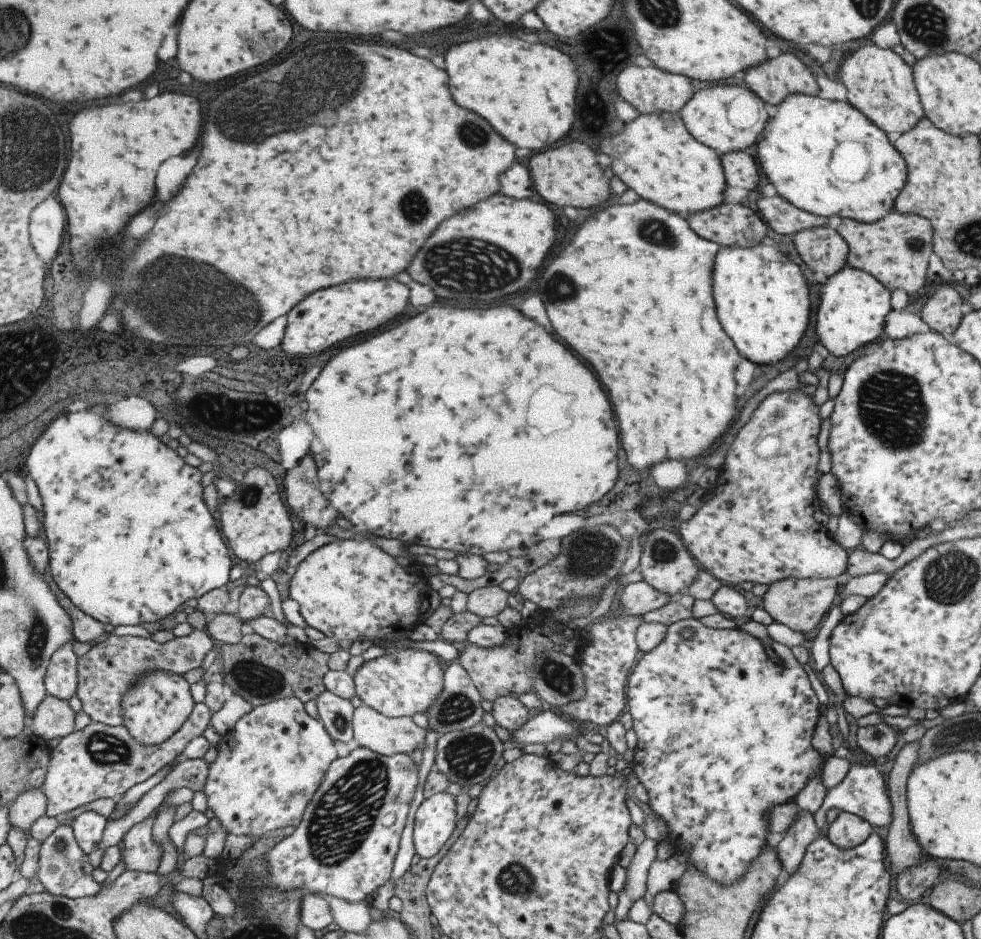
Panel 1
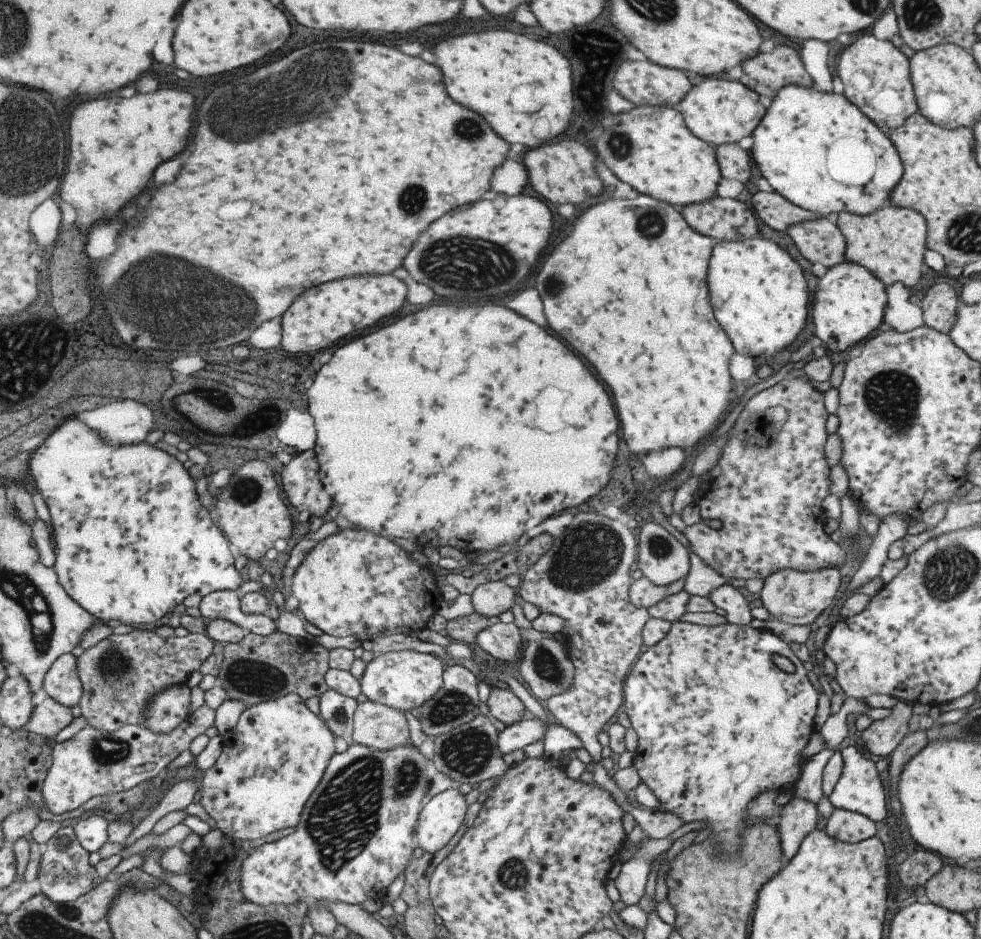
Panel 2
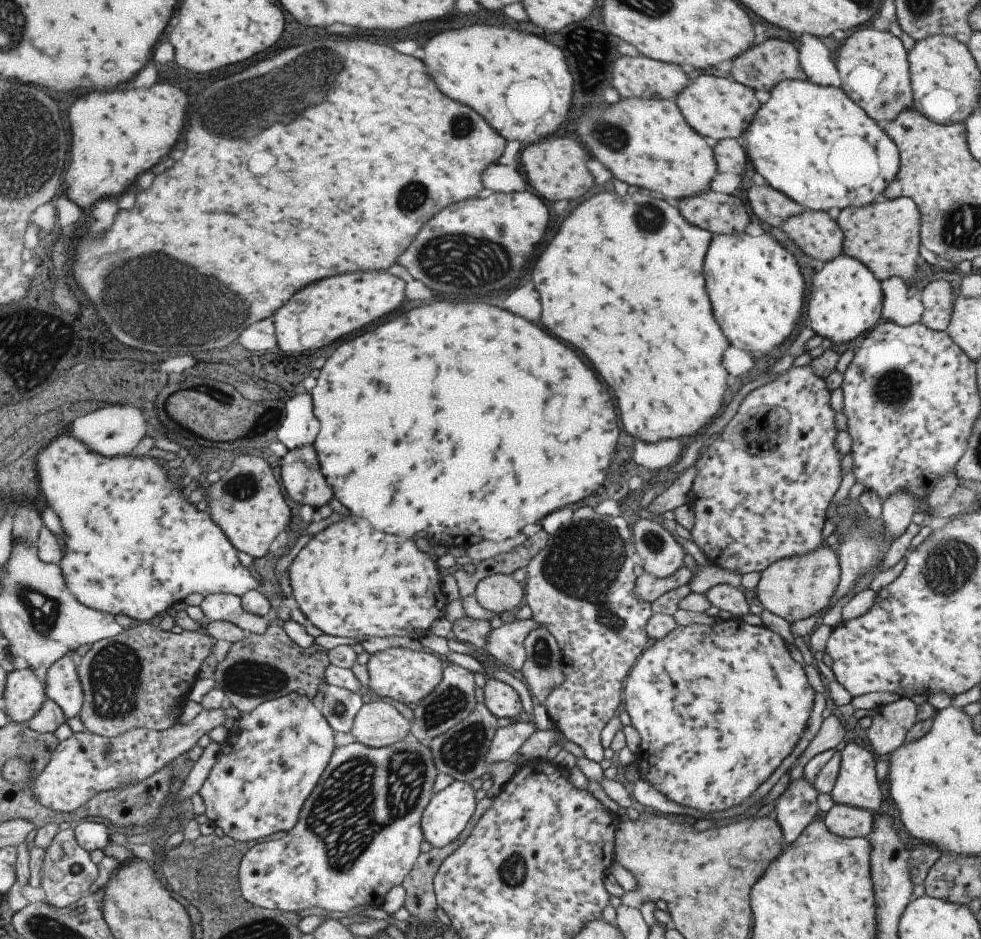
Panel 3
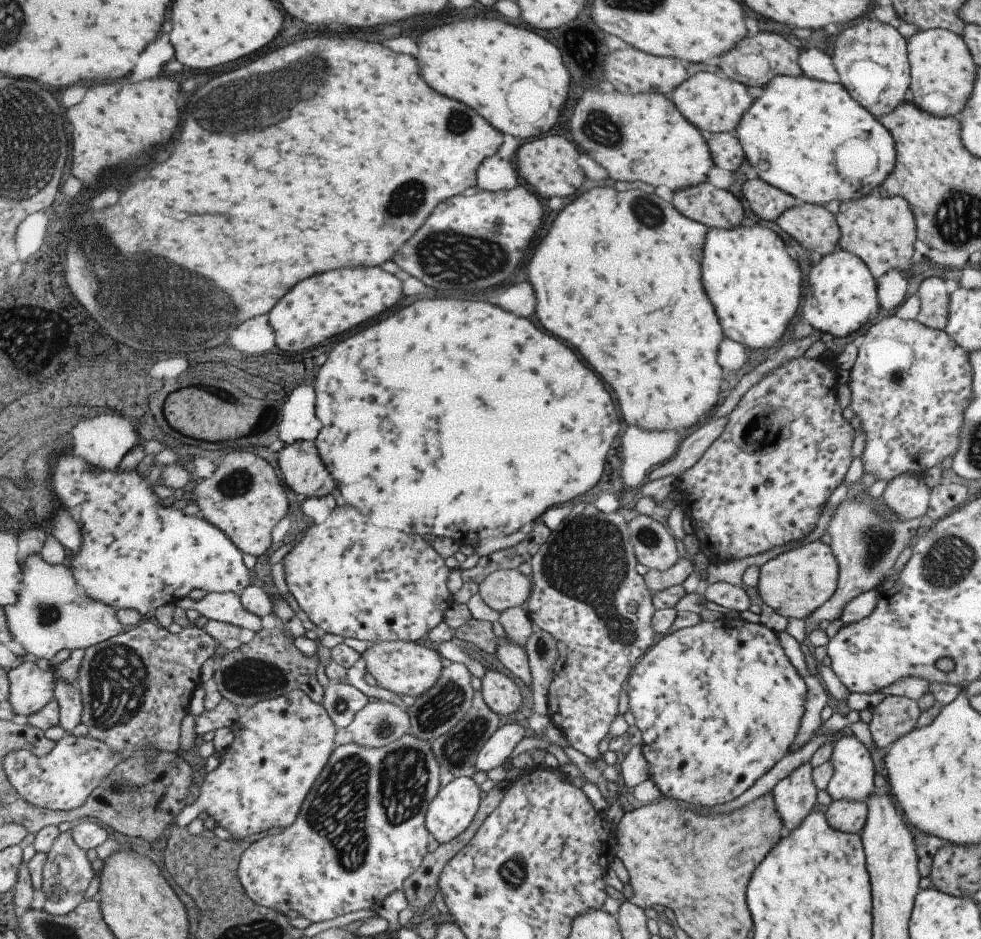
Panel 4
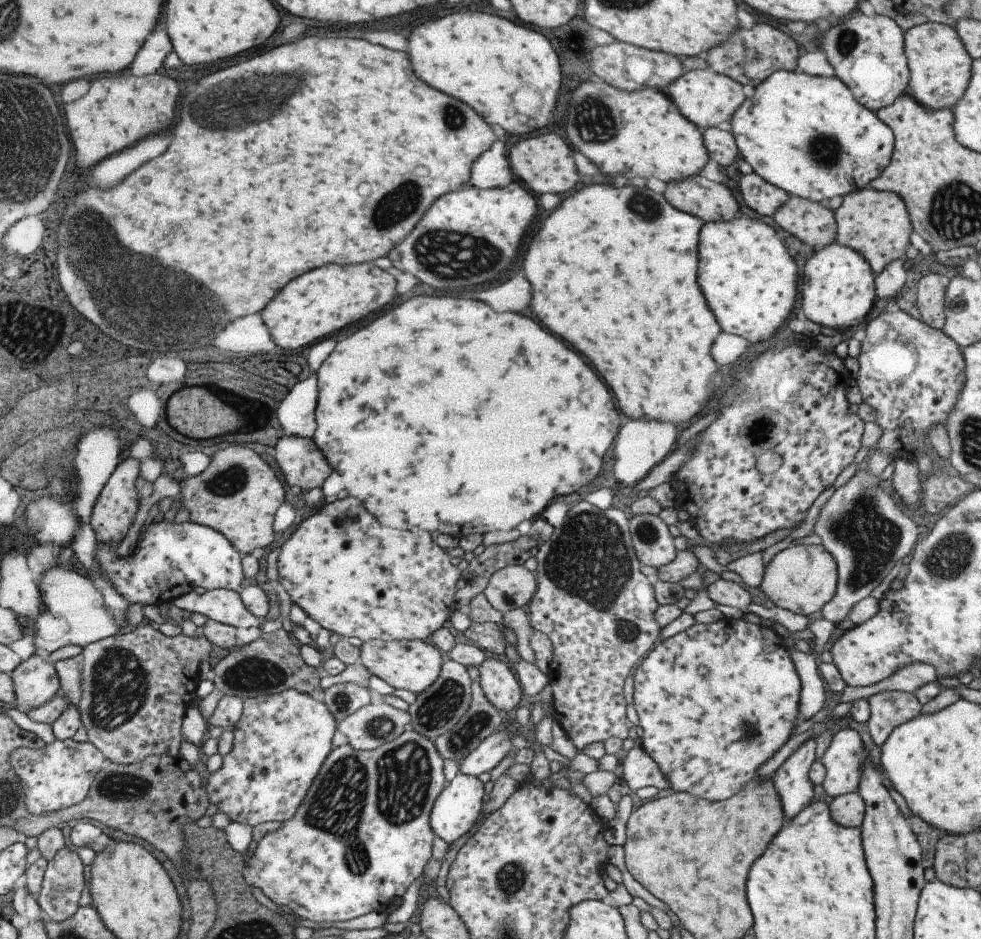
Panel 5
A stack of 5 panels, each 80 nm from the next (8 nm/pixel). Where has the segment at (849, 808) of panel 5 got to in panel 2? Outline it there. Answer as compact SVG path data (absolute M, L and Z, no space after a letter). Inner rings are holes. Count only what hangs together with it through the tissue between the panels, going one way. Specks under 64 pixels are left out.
M833 809L824 829L829 838L842 843L856 843L873 837L875 832L877 828L870 818L843 809Z

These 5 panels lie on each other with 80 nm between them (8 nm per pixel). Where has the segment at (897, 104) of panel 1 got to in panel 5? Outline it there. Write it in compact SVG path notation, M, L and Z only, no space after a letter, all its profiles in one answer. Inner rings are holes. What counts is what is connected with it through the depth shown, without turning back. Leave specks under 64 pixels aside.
M855 9L845 22L832 24L831 28L824 32L813 33L809 38L809 44L819 46L824 52L827 62L834 70L834 76L849 89L853 98L872 113L880 108L893 104L901 94L907 92L908 88L908 66L904 53L904 42L902 32L895 21L886 16L864 16L861 11Z

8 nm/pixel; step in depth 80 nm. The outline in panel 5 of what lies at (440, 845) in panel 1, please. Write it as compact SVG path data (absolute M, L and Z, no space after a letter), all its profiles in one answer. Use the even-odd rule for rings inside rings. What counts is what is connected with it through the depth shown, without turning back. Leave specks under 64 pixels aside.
M459 773L437 798L430 823L447 844L465 836L482 813L485 786L473 775Z

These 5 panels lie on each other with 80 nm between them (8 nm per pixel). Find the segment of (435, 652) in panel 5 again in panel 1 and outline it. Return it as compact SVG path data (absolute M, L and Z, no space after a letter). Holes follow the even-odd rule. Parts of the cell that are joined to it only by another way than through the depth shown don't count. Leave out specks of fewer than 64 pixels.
M399 649L387 652L384 655L365 661L363 666L354 673L356 682L356 694L363 704L378 710L388 717L411 717L419 712L427 714L428 710L436 704L437 698L443 690L443 662L435 653L416 649Z

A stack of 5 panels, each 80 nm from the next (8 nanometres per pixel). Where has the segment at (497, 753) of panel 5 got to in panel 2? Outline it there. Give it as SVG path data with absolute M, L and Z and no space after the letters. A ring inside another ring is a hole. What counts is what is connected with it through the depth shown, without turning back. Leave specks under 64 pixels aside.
M536 717L528 720L521 719L521 722L506 726L498 732L496 743L502 756L505 753L521 749L531 742L543 740L547 730L547 721L537 719Z

